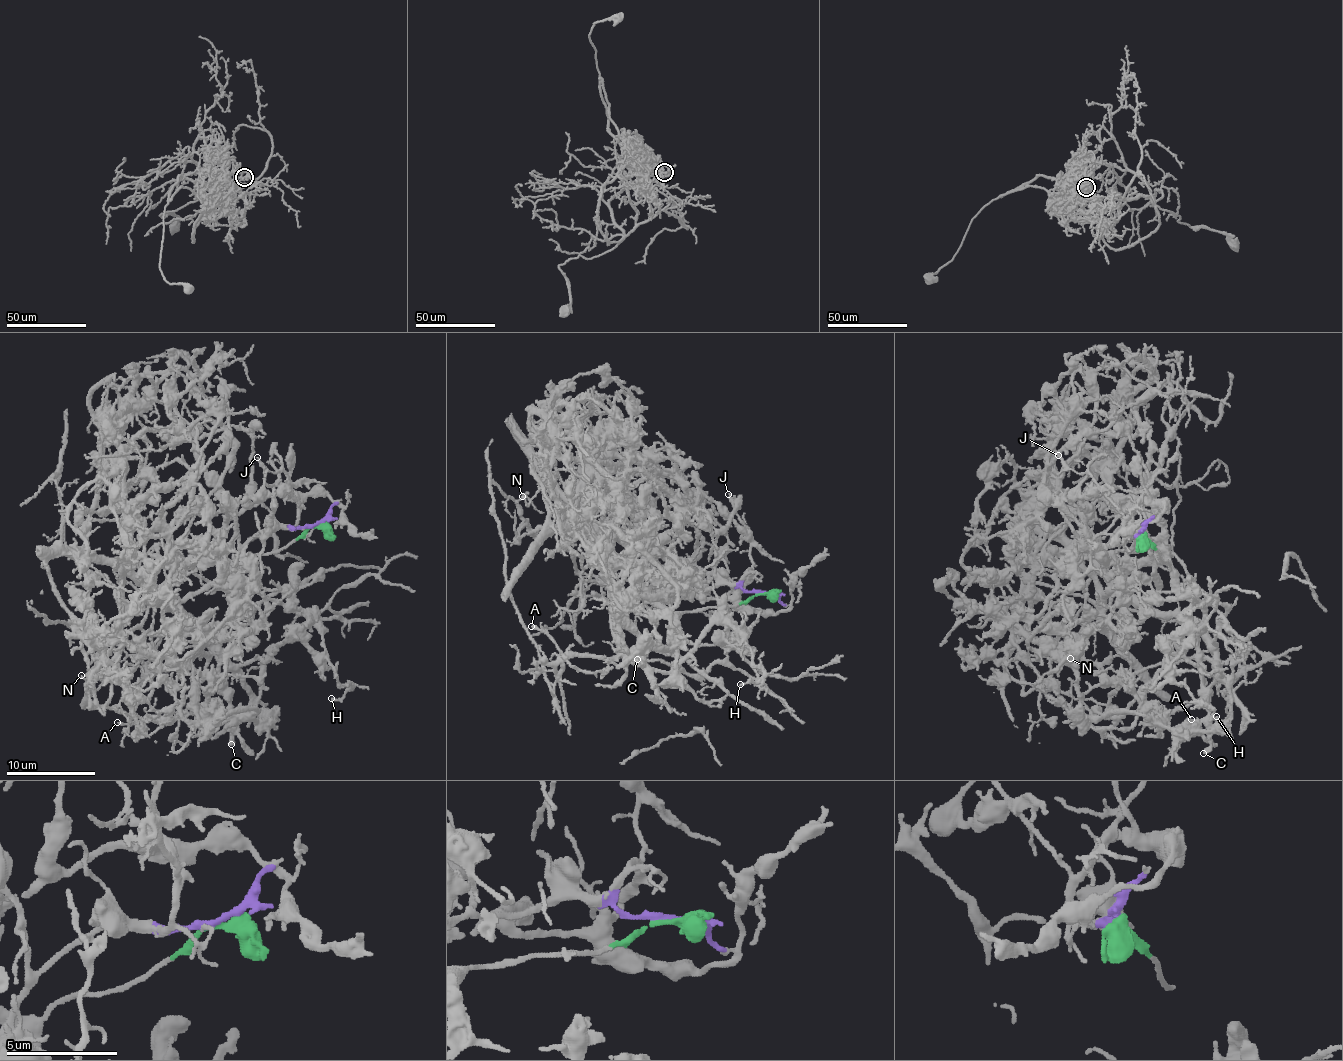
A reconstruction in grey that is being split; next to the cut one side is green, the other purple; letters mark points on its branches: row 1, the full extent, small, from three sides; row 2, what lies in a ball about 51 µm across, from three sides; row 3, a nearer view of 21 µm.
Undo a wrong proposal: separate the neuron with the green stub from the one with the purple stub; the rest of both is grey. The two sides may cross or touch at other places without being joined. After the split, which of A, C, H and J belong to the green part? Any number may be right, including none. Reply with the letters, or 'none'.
C

